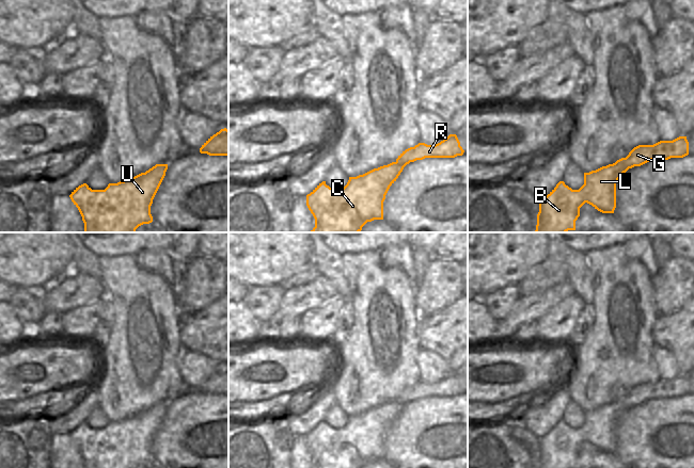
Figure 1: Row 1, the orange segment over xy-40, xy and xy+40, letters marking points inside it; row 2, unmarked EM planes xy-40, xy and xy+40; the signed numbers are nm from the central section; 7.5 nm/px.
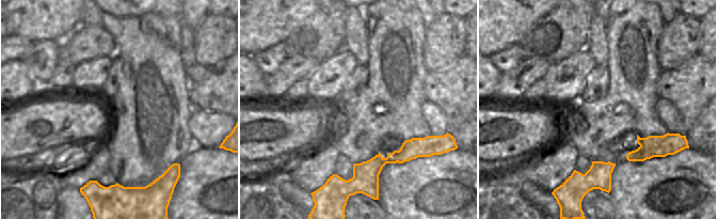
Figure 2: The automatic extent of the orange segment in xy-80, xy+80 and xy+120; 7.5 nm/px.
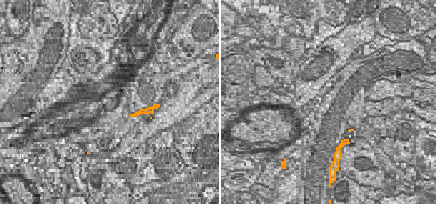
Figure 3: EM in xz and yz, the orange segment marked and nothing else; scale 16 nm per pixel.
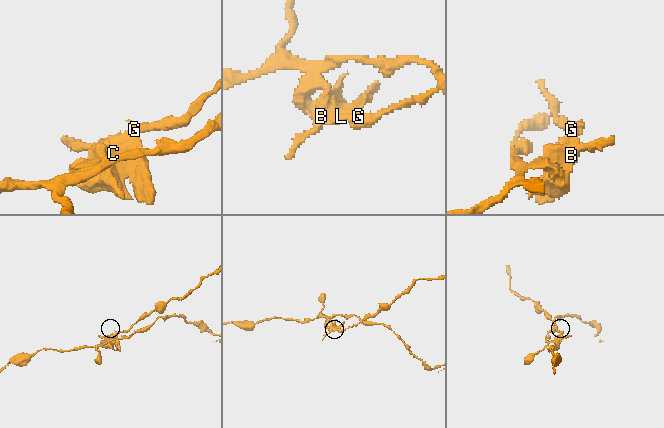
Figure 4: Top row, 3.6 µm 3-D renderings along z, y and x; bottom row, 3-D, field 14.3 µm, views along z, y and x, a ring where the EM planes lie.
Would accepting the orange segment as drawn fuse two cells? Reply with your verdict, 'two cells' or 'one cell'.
two cells

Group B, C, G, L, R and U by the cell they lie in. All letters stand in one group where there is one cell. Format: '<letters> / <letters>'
B C L U / G R

